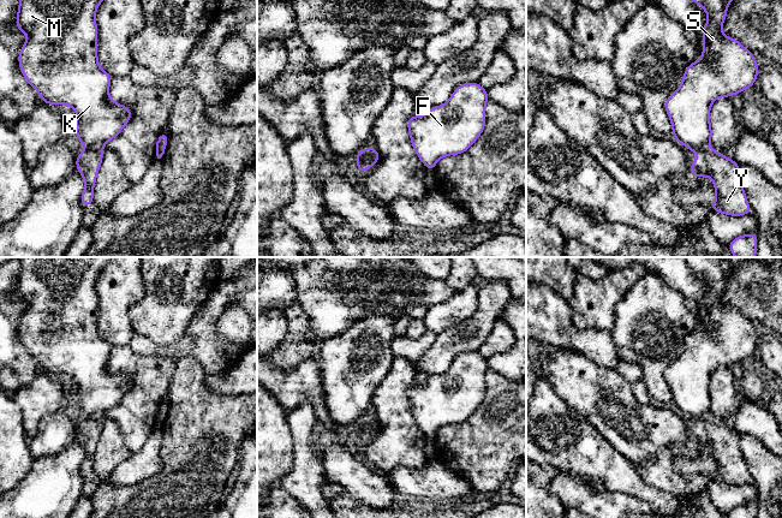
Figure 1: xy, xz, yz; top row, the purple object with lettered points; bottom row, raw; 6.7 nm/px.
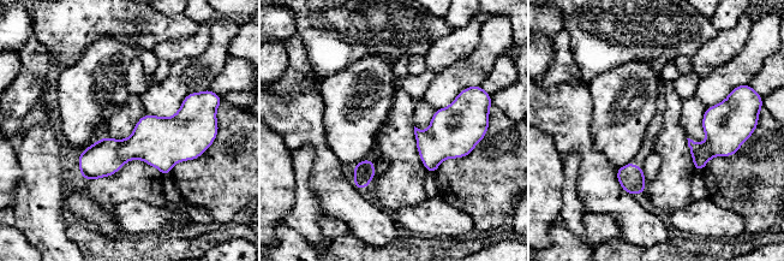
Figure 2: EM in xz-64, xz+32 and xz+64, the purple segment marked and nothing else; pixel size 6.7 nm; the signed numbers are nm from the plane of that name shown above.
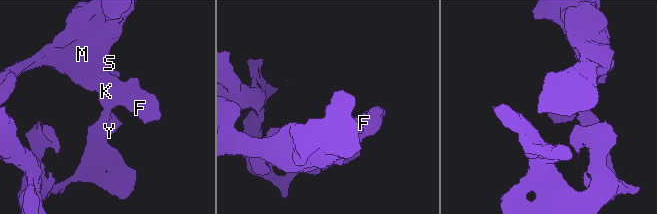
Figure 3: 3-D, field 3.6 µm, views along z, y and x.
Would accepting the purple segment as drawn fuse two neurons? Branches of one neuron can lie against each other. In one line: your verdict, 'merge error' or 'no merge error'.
merge error

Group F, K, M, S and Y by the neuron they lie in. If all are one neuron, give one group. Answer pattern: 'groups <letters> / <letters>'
groups F K M S / Y

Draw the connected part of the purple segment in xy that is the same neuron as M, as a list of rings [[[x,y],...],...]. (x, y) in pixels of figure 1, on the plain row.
[[[0,257],[0,266],[10,260],[20,263],[16,298],[28,308],[18,323],[25,350],[49,375],[72,376],[78,387],[74,403],[80,413],[100,416],[119,405],[133,381],[108,365],[112,345],[99,334],[96,280],[114,257]]]

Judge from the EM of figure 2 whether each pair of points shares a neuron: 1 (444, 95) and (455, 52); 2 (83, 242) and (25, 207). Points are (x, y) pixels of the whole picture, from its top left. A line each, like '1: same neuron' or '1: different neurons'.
1: different neurons
2: different neurons

